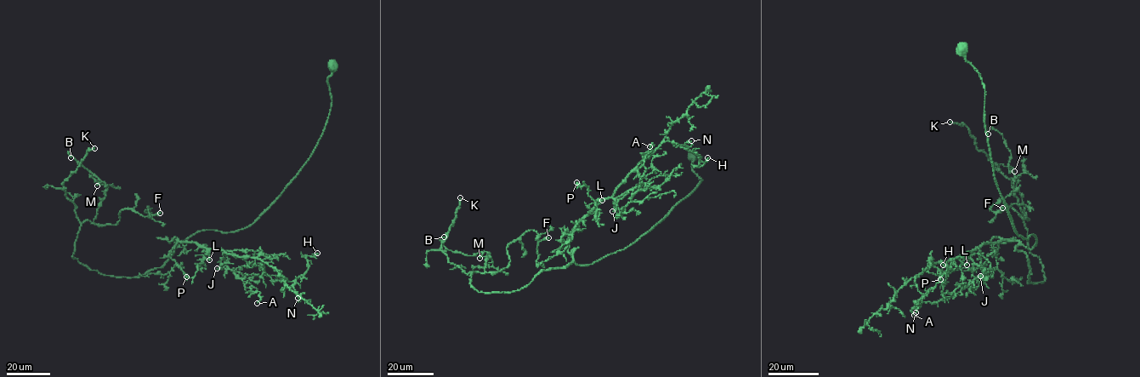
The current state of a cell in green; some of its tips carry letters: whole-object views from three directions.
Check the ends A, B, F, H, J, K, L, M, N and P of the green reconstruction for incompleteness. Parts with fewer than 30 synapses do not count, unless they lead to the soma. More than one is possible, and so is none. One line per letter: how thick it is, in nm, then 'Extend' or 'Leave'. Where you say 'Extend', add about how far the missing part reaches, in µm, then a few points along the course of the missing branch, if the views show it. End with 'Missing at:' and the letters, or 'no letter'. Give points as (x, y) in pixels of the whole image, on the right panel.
A: Thickness 110 nm. Leave
B: Thickness 320 nm. Leave
F: Thickness 360 nm. Leave
H: Thickness 220 nm. Leave
J: Thickness 180 nm. Leave
K: Thickness 280 nm. Extend. Missing length about 35 µm. Course of what is missing: (950, 122), (927, 103), (939, 100), (947, 104), (952, 102)
L: Thickness 200 nm. Extend. Missing length about 30 µm. Course of what is missing: (967, 265), (944, 271), (926, 294)
M: Thickness 240 nm. Leave
N: Thickness 120 nm. Leave
P: Thickness 280 nm. Leave
Missing at: K, L

